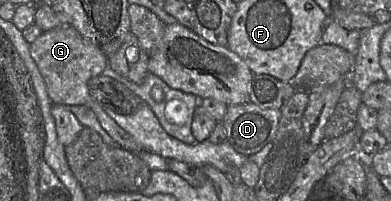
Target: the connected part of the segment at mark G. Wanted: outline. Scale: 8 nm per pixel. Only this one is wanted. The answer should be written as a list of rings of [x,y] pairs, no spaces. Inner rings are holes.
[[[65,25],[62,28],[43,32],[30,44],[30,55],[44,80],[47,93],[53,104],[82,105],[90,108],[95,113],[101,126],[120,148],[134,154],[144,150],[129,133],[106,113],[89,93],[89,80],[102,75],[109,65],[109,58],[96,45],[82,36],[75,28]]]

